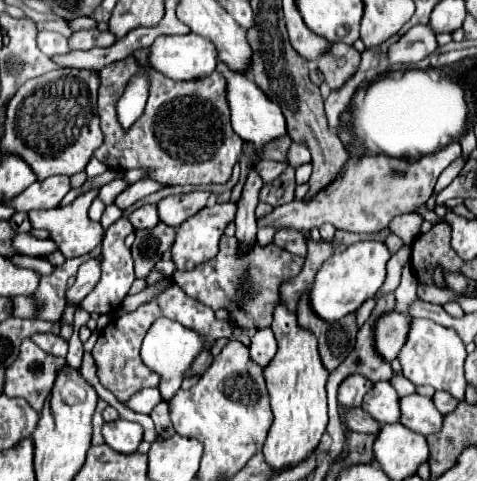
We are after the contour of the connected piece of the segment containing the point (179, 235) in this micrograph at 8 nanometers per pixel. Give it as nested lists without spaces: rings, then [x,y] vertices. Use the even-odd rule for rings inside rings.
[[[216,202],[212,206],[202,208],[194,216],[190,216],[188,220],[184,220],[176,228],[176,240],[172,244],[172,262],[176,264],[176,270],[192,270],[208,260],[212,260],[218,254],[218,240],[220,240],[224,228],[228,226],[228,222],[234,220],[234,216],[236,216],[234,202],[226,202],[226,204]]]

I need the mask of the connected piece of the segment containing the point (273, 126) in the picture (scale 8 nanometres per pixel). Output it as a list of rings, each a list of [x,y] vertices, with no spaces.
[[[218,62],[216,72],[220,72],[226,78],[226,98],[228,98],[230,114],[232,114],[232,128],[242,140],[254,142],[254,146],[256,146],[254,162],[258,162],[258,152],[260,152],[262,144],[266,144],[272,138],[278,138],[278,136],[286,134],[286,120],[284,120],[278,104],[268,100],[266,94],[244,72],[226,68],[224,62]]]

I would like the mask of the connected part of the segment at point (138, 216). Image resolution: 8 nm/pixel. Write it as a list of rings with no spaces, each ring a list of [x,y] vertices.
[[[144,204],[128,214],[134,228],[154,228],[158,224],[158,212],[154,204]]]

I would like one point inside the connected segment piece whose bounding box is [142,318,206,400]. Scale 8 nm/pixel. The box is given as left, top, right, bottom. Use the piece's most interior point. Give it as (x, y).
(169, 348)

